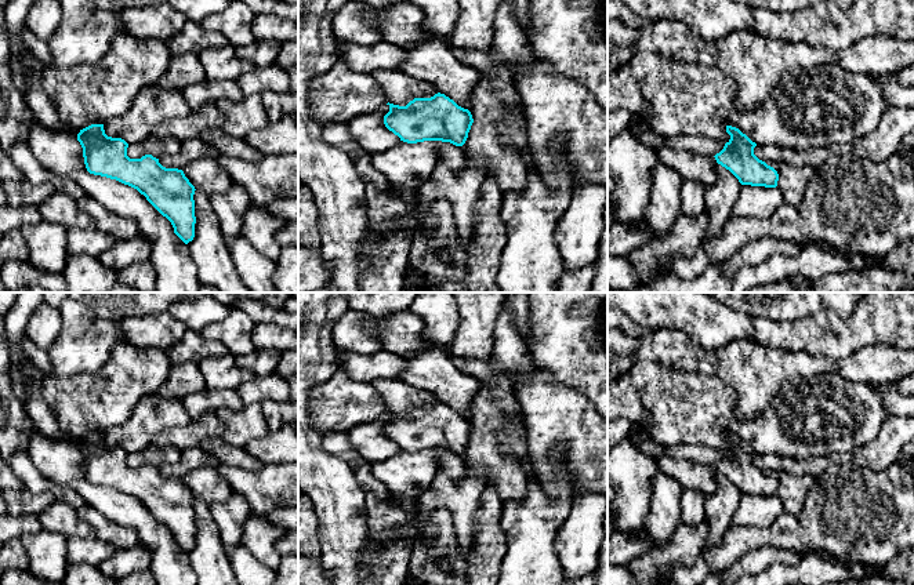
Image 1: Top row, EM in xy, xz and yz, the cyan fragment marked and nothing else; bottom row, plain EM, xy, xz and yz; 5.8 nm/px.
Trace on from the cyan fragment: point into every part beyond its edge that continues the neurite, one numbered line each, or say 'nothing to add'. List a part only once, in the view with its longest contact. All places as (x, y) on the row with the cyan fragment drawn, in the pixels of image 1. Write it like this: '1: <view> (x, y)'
nothing to add

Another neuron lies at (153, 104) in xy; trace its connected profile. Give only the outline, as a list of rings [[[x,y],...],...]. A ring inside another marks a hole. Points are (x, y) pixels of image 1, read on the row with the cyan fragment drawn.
[[[148,86],[139,91],[126,113],[108,119],[104,130],[108,137],[121,138],[128,145],[138,143],[150,138],[159,123],[186,117],[192,112],[182,91]]]

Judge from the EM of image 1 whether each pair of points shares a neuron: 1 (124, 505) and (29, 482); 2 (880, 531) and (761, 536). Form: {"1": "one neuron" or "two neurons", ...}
{"1": "two neurons", "2": "one neuron"}

